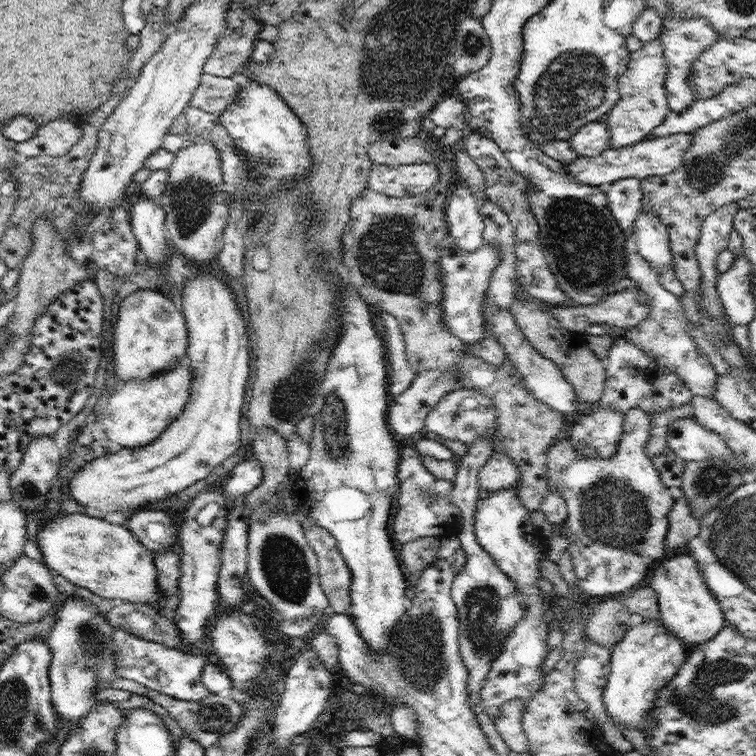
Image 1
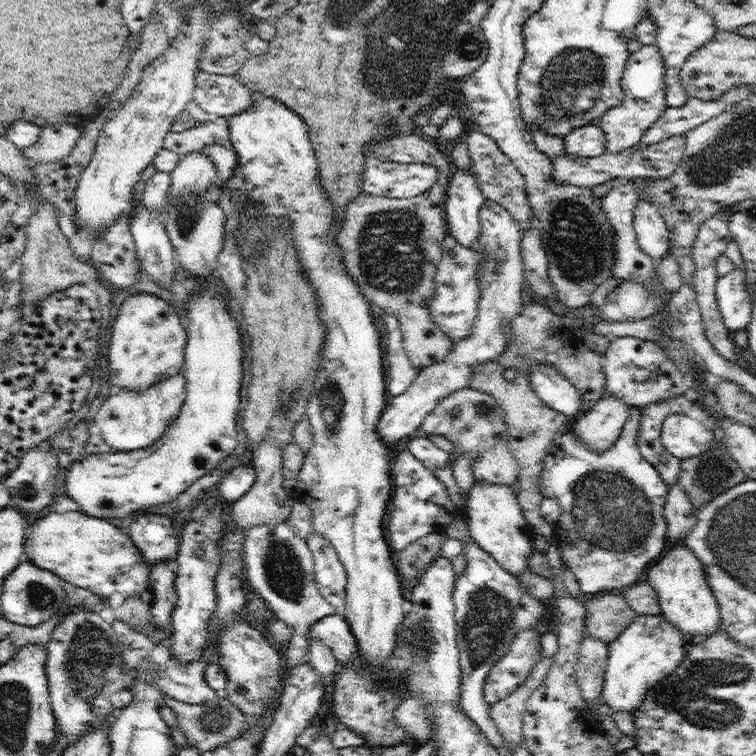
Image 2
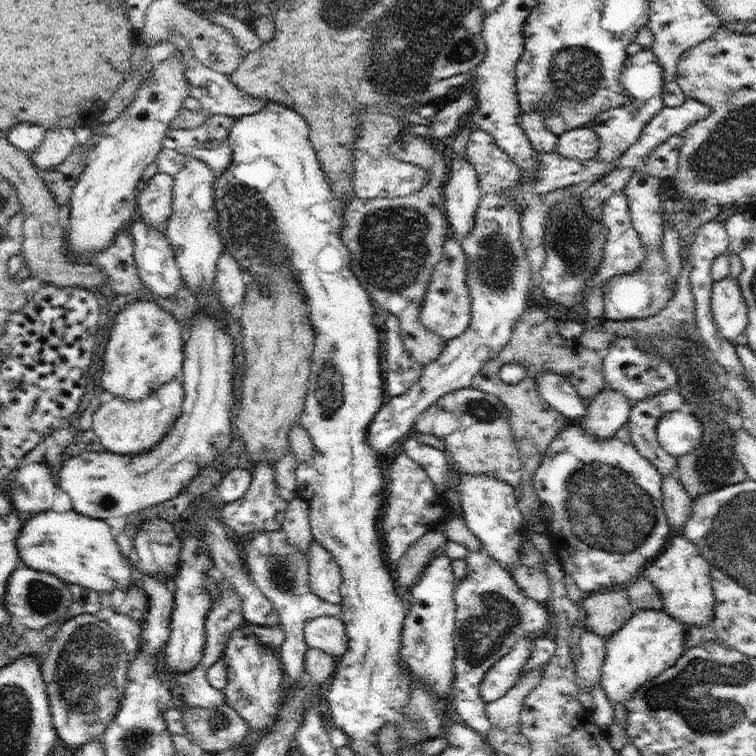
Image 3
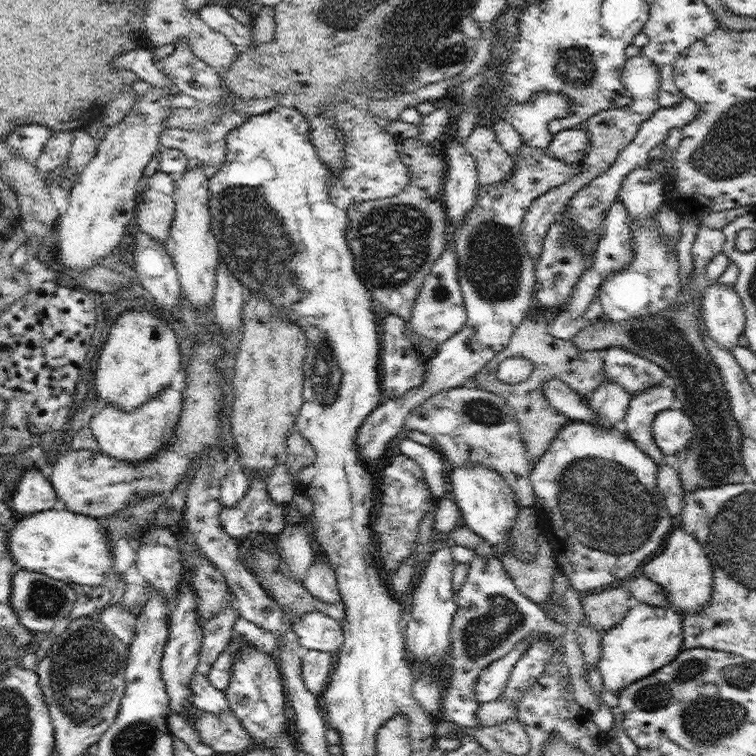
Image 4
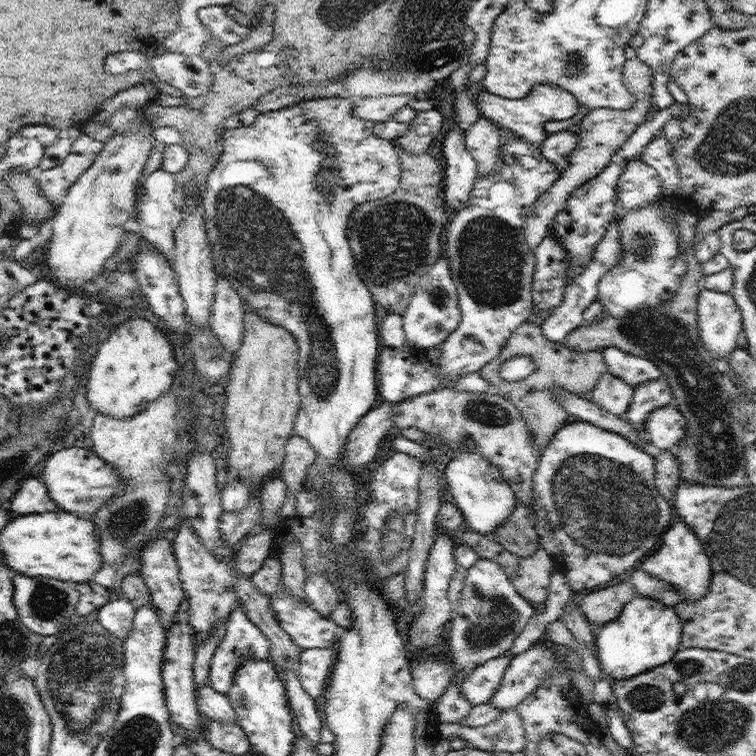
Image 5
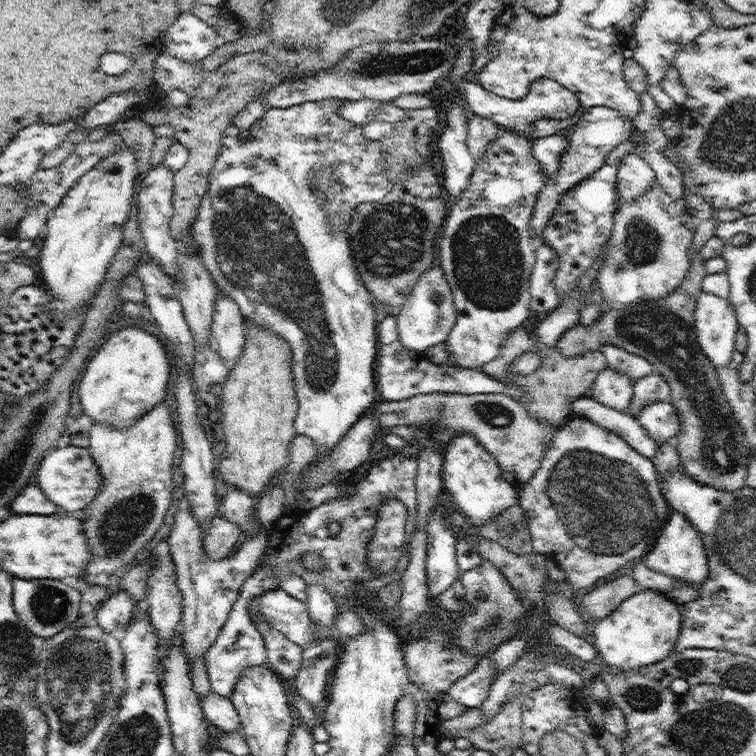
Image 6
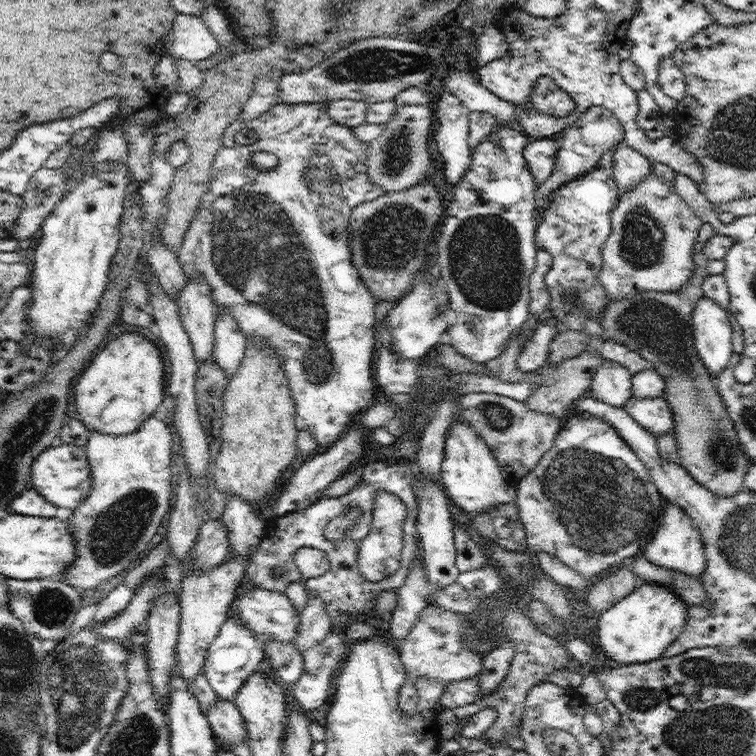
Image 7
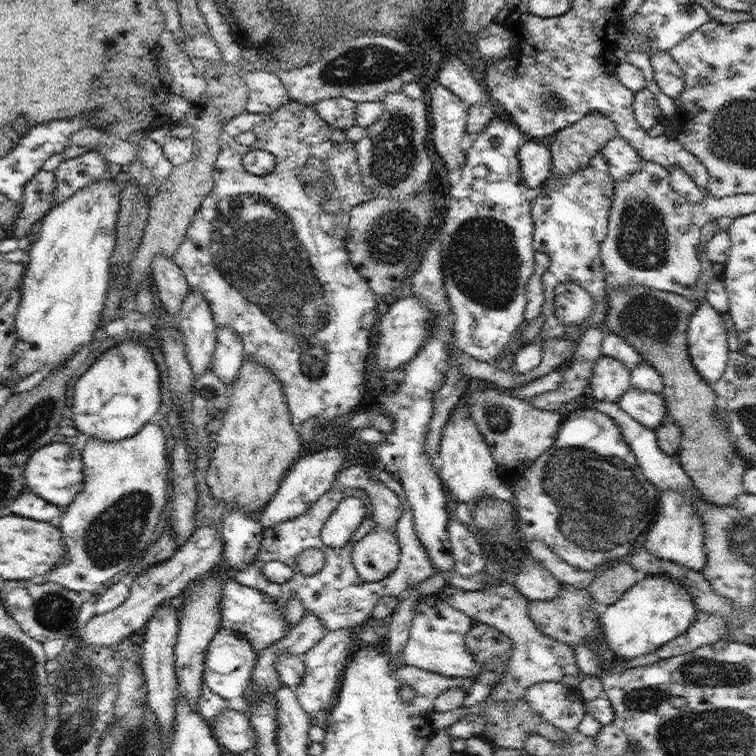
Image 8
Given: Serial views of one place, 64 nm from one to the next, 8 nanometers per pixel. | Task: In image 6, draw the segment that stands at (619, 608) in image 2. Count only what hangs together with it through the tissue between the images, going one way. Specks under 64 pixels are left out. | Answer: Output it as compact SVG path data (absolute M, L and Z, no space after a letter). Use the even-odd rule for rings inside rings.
M627 572L604 585L596 585L594 590L584 595L579 608L585 616L604 618L614 612L624 599L630 598L639 590L639 584Z

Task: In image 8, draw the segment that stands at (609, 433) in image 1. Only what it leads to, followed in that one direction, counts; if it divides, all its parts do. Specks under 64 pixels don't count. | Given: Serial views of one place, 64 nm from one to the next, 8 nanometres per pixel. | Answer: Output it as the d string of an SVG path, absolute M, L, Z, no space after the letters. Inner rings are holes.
M602 355L595 361L589 382L593 398L618 403L631 387L631 369L620 360Z

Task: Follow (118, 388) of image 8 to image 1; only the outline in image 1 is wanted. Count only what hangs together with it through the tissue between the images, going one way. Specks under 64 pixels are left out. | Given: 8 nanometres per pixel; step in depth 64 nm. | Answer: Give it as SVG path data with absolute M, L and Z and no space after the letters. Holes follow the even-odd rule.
M138 290L122 300L114 329L114 362L120 383L150 379L186 363L188 329L183 312L156 290Z

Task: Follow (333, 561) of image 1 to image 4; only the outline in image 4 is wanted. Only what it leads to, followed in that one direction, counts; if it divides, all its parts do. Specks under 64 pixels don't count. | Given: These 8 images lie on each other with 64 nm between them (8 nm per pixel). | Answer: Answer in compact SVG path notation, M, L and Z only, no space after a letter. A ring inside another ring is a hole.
M317 548L316 562L308 569L307 577L302 581L303 587L323 603L337 604L341 594L337 585L337 576L327 556Z

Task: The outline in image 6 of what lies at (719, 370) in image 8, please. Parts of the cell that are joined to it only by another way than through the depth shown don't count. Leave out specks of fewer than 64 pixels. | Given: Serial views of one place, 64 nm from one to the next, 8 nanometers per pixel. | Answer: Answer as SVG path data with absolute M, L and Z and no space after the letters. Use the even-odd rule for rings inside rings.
M702 292L698 296L694 314L696 336L700 350L716 369L732 361L738 320L728 300Z

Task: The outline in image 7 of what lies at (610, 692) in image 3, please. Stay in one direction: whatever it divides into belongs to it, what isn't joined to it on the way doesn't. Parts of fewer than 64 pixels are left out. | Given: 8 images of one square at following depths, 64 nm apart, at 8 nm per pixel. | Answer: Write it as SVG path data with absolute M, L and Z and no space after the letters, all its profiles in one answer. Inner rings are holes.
M644 580L632 594L597 615L599 646L606 654L608 664L647 663L663 656L669 644L684 630L688 607L673 590Z

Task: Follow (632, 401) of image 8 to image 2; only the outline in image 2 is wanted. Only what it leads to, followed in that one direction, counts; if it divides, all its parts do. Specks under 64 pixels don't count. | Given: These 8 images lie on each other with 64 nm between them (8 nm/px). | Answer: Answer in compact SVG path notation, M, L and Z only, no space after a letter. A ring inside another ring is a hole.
M684 413L668 416L660 438L666 450L678 459L704 454L715 444L715 432Z

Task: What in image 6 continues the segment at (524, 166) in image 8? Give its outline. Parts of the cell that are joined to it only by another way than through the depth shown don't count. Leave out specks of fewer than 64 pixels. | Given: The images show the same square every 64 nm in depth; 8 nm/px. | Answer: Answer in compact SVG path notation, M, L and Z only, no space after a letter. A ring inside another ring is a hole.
M566 132L536 138L533 141L534 158L541 164L542 172L552 178L560 168L561 154L568 148L569 138Z

